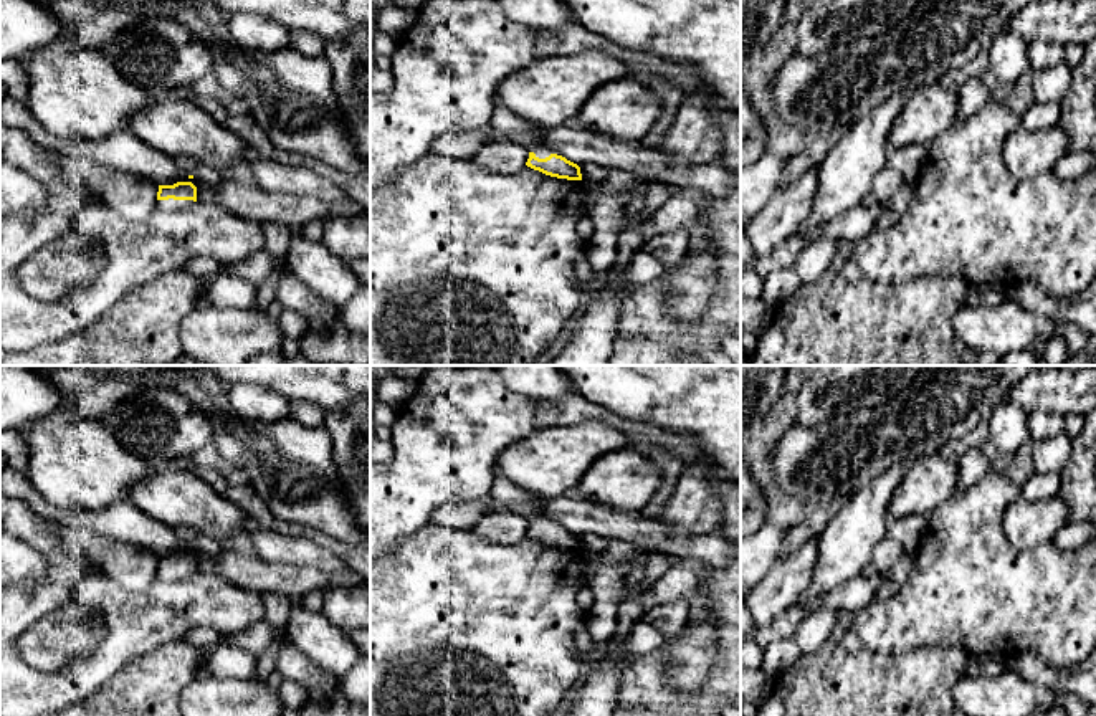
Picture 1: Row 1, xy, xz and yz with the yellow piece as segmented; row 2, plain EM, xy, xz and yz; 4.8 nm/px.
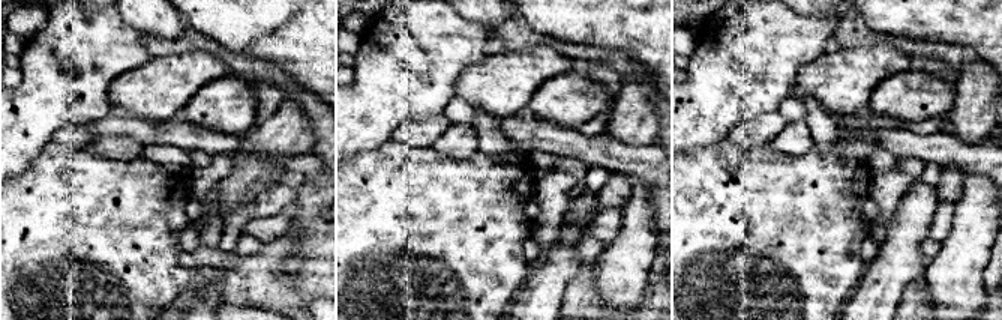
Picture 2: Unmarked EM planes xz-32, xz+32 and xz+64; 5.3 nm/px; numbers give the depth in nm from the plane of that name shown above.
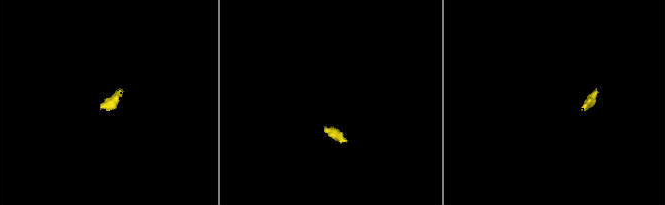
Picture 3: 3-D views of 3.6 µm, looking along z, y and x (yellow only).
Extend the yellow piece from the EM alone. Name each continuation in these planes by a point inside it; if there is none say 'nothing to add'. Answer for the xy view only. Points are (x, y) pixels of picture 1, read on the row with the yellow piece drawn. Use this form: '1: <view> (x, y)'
1: xy (166, 205)

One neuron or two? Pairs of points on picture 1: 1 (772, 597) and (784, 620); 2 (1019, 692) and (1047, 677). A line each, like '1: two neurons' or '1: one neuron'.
1: two neurons
2: two neurons

